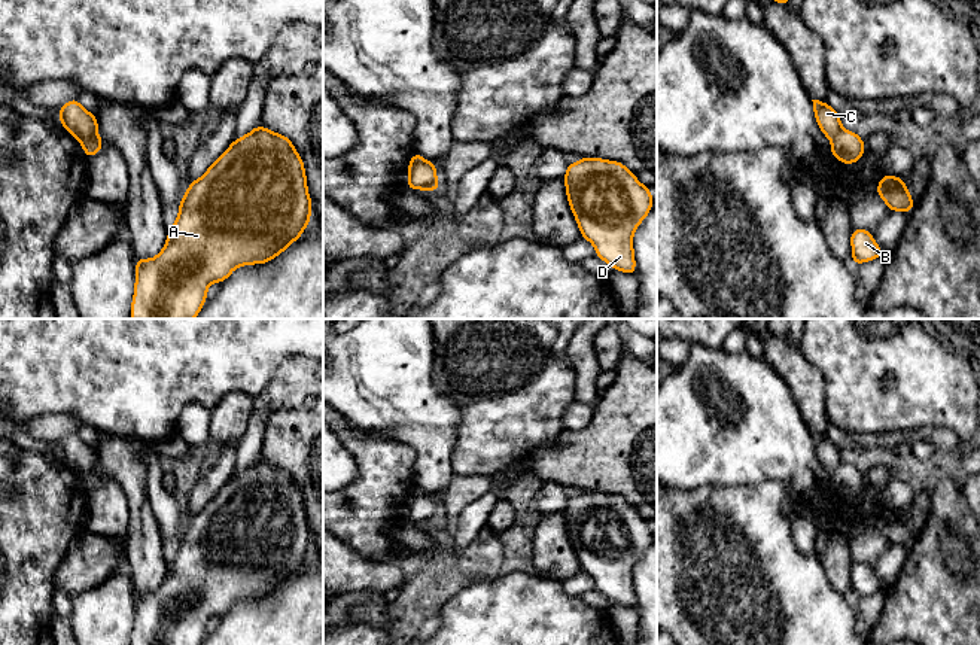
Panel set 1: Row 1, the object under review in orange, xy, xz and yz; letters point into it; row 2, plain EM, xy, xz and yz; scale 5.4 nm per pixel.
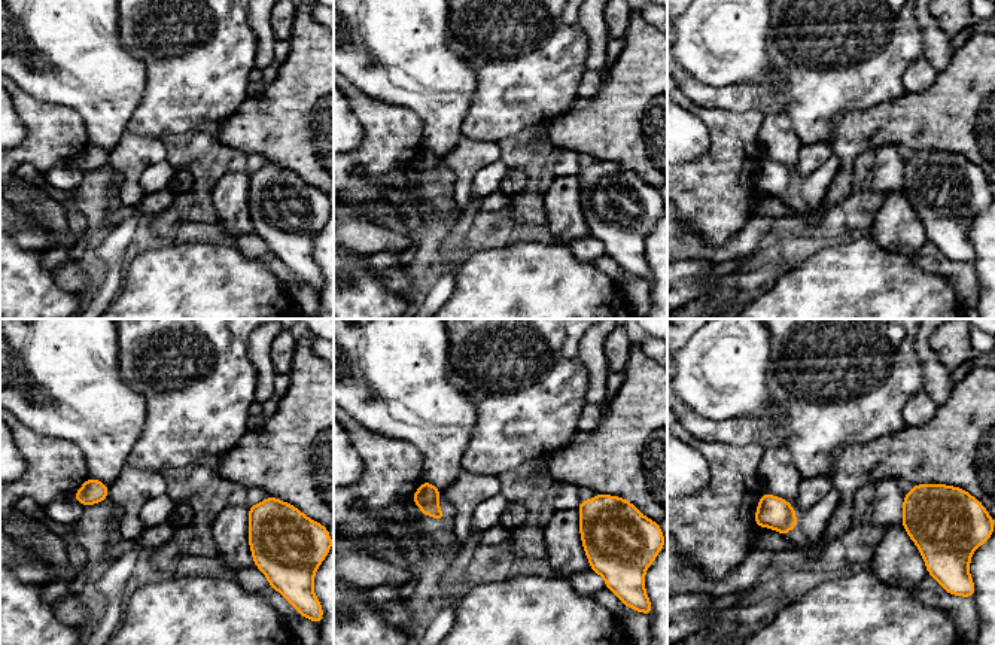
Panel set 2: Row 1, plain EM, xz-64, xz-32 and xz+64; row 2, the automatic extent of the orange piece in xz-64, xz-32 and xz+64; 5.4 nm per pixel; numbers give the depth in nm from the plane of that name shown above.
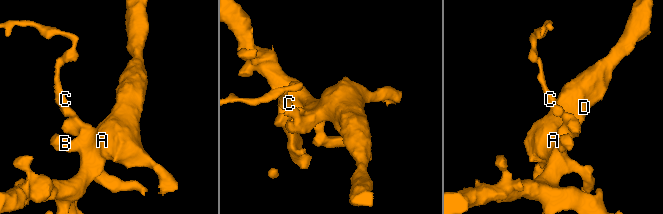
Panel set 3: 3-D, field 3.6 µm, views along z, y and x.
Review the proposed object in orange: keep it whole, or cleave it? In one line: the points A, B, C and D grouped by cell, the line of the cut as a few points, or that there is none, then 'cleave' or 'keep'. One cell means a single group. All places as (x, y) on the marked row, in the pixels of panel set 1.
groups A B D / C; cut xy (96, 133), (81, 140); cleave

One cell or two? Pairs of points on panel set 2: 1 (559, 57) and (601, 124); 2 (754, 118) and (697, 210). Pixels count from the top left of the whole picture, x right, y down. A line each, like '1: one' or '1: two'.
1: two
2: one

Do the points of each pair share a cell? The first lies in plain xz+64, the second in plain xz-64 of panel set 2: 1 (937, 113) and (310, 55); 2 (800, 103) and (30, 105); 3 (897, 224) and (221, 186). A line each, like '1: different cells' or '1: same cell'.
1: same cell
2: different cells
3: same cell

